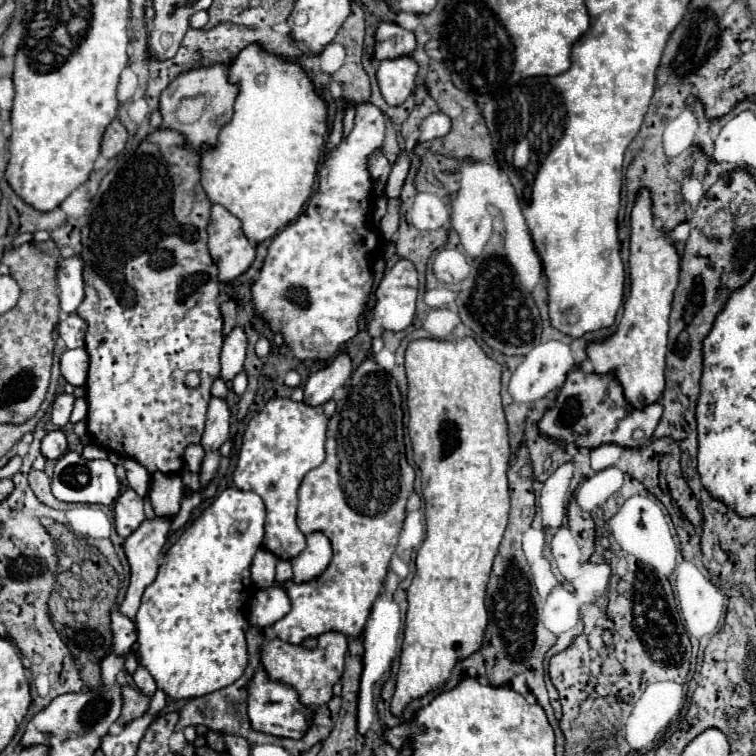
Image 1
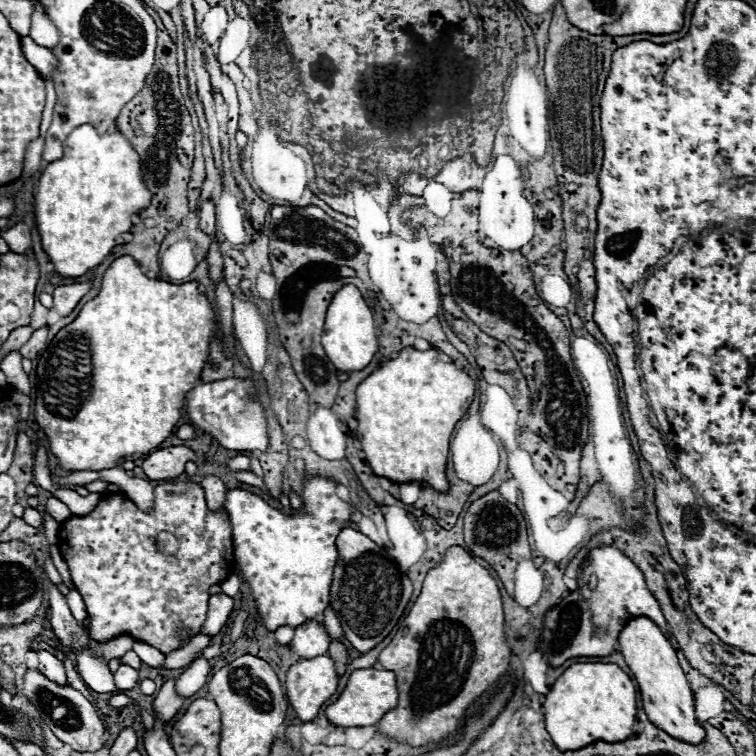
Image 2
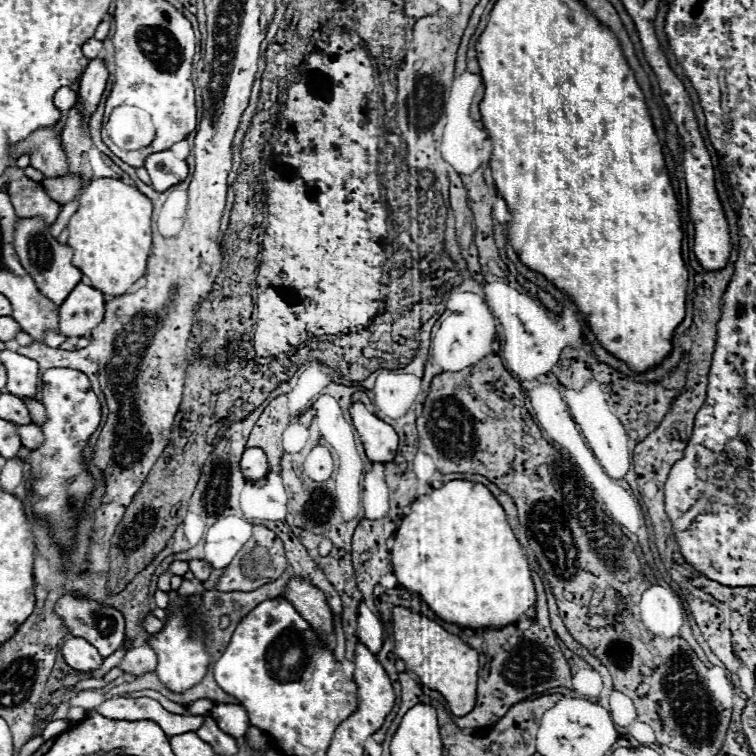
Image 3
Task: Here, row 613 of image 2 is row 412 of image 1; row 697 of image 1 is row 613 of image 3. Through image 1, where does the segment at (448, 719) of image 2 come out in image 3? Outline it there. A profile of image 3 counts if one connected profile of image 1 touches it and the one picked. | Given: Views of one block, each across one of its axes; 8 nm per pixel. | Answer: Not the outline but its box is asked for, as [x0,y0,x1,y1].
[394,606,478,716]

